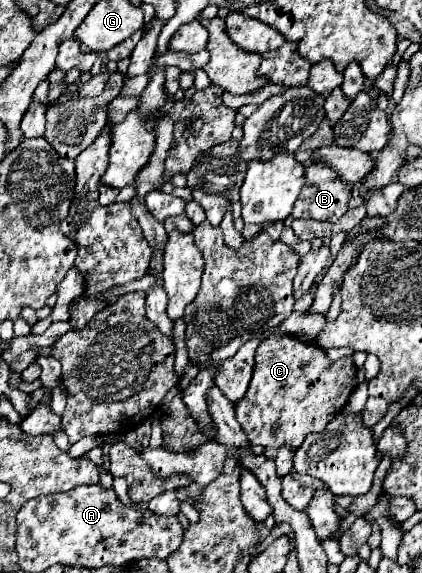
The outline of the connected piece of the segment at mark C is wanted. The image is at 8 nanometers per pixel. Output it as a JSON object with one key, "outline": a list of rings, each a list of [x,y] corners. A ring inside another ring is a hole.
{"outline":[[[272,334],[262,340],[256,348],[254,356],[254,374],[250,380],[250,388],[246,396],[236,402],[236,414],[240,414],[240,426],[246,432],[250,444],[260,444],[266,448],[266,456],[274,458],[278,446],[288,444],[290,448],[298,448],[304,438],[312,432],[320,432],[346,404],[350,392],[356,388],[356,368],[352,358],[340,358],[332,362],[324,350],[312,342],[304,342],[292,334]]]}

